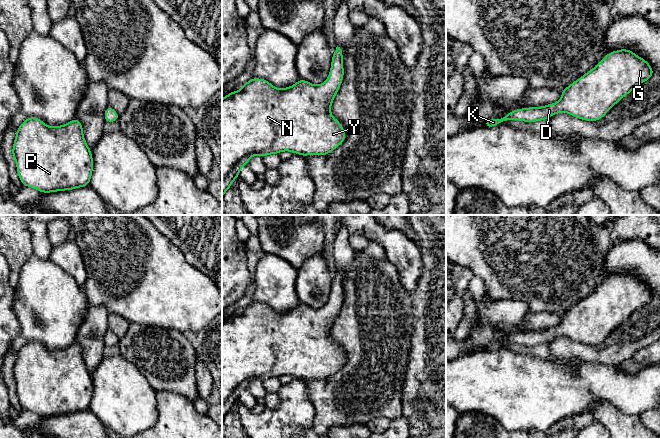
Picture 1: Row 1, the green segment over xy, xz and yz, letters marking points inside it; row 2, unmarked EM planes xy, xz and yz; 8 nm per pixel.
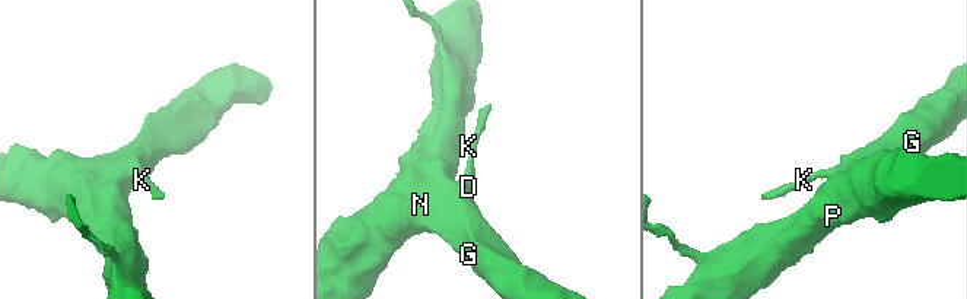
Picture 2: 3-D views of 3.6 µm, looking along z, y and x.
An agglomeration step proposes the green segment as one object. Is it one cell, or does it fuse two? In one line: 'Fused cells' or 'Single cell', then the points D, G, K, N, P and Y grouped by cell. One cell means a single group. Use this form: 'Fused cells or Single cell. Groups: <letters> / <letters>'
Single cell. Groups: D G K N P Y

